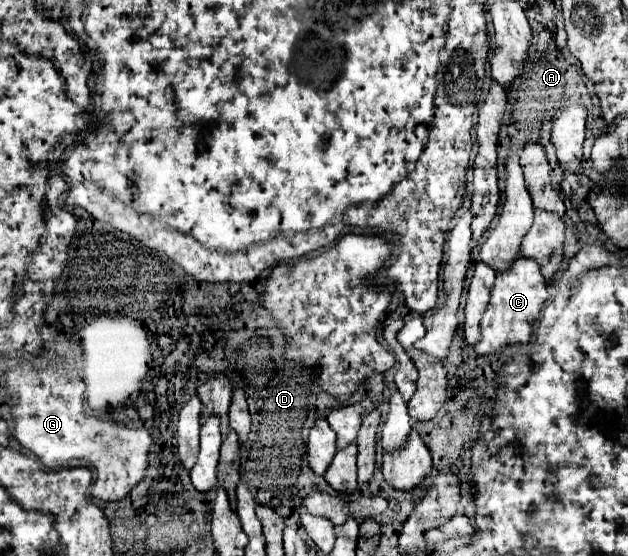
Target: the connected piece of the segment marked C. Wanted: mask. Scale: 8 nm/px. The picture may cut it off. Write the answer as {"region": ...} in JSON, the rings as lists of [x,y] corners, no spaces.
{"region":[[[518,258],[508,272],[496,276],[490,304],[482,316],[482,340],[474,346],[478,356],[494,356],[510,344],[528,344],[532,336],[534,322],[540,314],[542,304],[548,300],[546,282],[540,274],[540,268],[530,258]]]}

